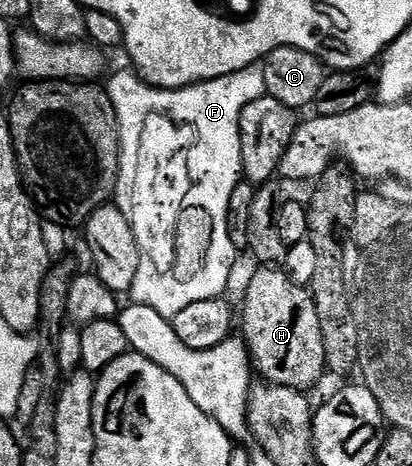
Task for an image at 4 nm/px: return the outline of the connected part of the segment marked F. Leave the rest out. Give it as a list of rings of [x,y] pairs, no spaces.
[[[259,65],[247,66],[233,74],[227,74],[221,78],[214,80],[206,80],[205,82],[195,82],[192,86],[183,86],[177,90],[163,90],[161,86],[151,86],[149,82],[144,81],[139,73],[133,72],[131,69],[120,70],[113,76],[109,82],[106,82],[106,89],[110,100],[114,104],[114,112],[118,120],[118,128],[120,129],[120,175],[118,176],[118,184],[116,185],[116,193],[114,196],[146,196],[138,202],[144,202],[142,206],[150,206],[148,202],[152,200],[156,204],[154,198],[168,198],[166,204],[168,208],[172,206],[172,216],[174,218],[180,212],[186,212],[192,206],[192,200],[196,196],[196,204],[202,204],[202,234],[200,238],[190,238],[190,256],[180,256],[182,264],[170,264],[164,274],[154,272],[154,268],[150,268],[148,264],[138,264],[138,276],[134,276],[134,284],[130,291],[130,298],[133,303],[138,305],[145,305],[147,308],[154,308],[154,311],[161,314],[166,319],[171,319],[178,316],[178,312],[182,312],[182,308],[188,307],[190,304],[198,304],[198,300],[210,300],[211,298],[221,297],[225,292],[224,289],[228,286],[228,281],[232,278],[232,257],[238,254],[237,247],[233,246],[230,236],[228,235],[228,205],[230,204],[230,192],[234,192],[234,188],[242,181],[242,152],[240,151],[240,117],[242,116],[242,108],[246,108],[246,104],[250,104],[250,100],[258,100],[265,97],[266,94],[266,80],[264,79],[263,69]]]

